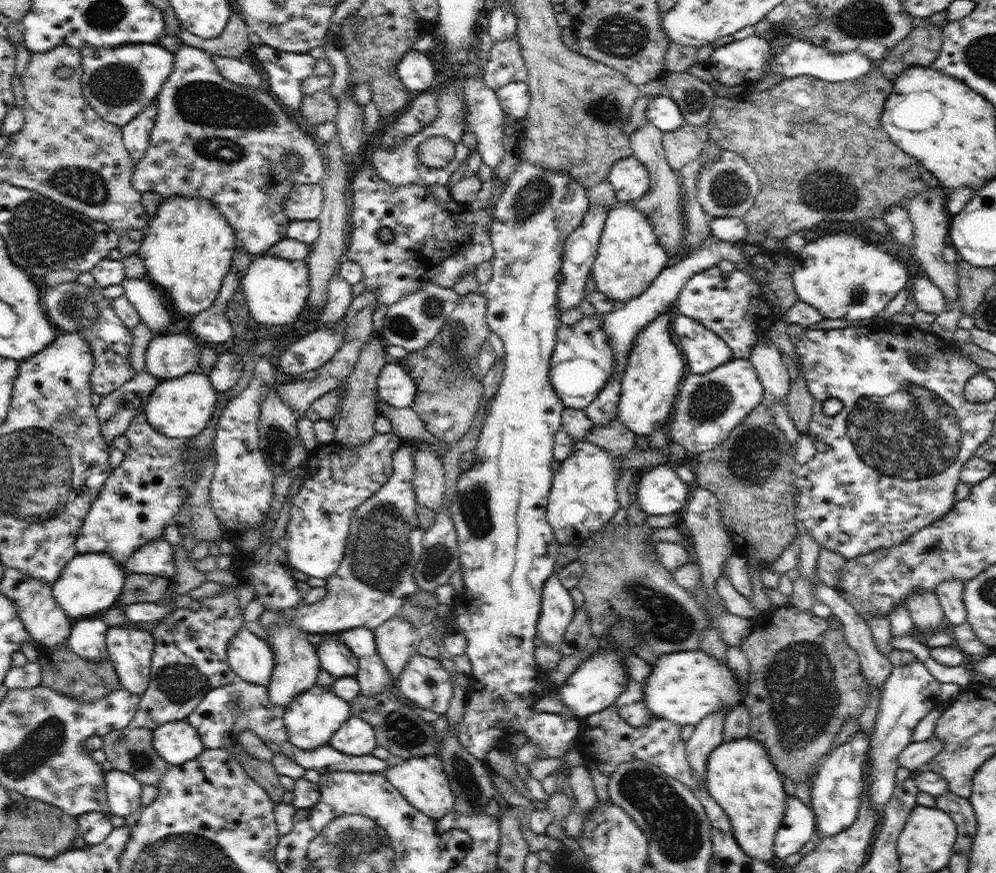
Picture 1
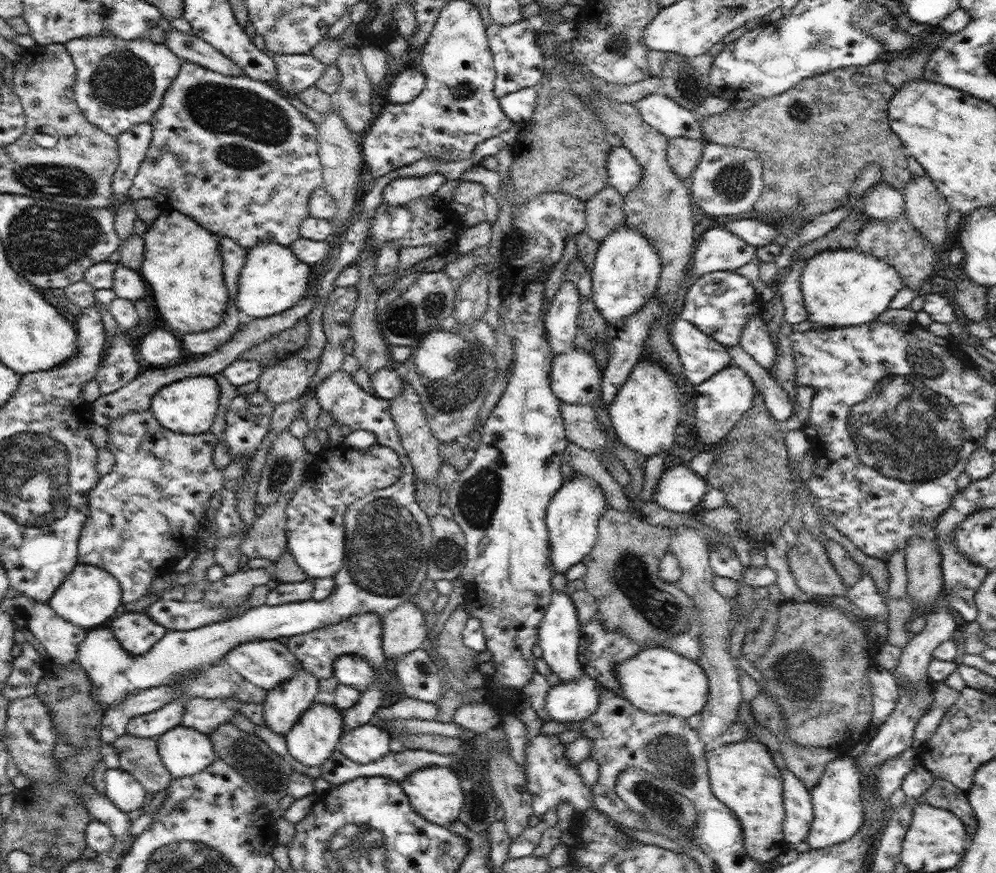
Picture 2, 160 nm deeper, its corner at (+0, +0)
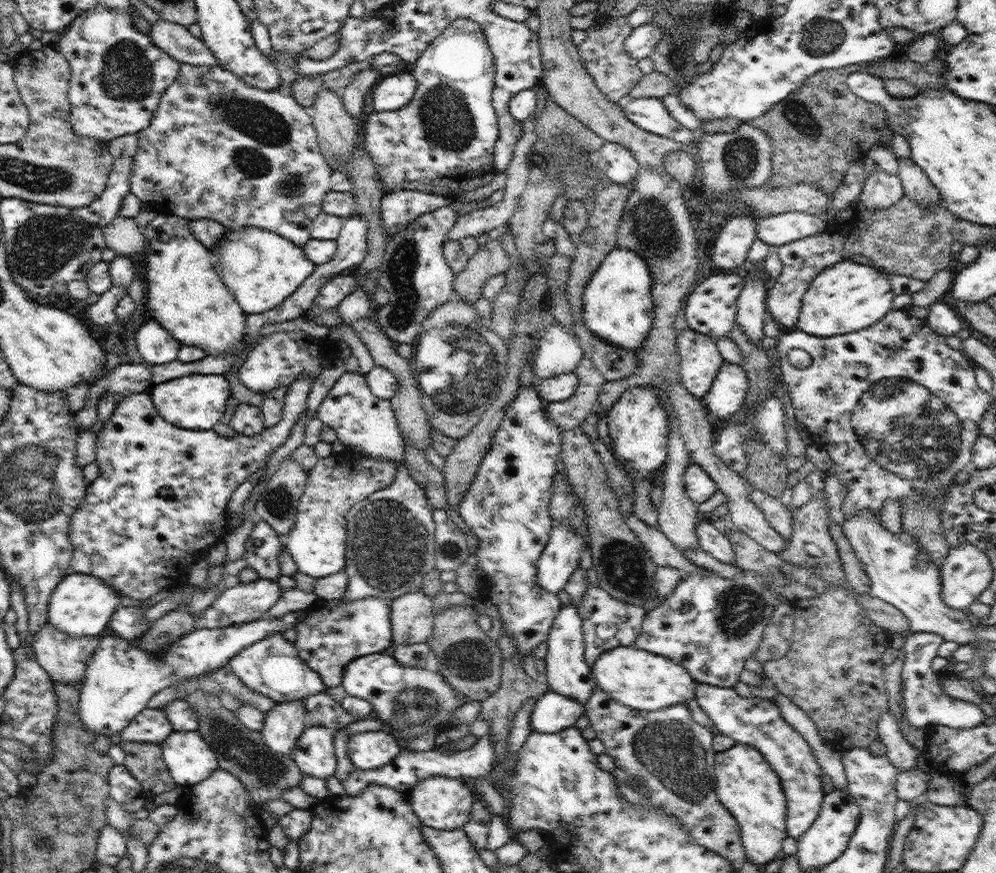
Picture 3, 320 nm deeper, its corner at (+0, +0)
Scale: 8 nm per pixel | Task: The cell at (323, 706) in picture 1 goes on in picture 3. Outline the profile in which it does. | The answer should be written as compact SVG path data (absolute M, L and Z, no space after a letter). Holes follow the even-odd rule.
M307 725L290 756L305 775L326 779L336 772L334 734L324 726Z

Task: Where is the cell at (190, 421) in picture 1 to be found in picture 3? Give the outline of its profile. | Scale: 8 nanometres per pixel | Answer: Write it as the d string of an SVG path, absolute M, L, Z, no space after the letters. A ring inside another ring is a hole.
M192 374L158 384L150 392L156 410L166 422L190 430L205 431L218 424L231 397L229 383L220 374Z

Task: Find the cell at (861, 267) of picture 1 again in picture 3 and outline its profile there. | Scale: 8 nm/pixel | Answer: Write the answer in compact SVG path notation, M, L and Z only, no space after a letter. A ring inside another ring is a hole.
M841 259L813 278L802 299L802 310L795 329L816 337L832 337L857 332L881 320L891 310L894 293L888 277L871 262Z

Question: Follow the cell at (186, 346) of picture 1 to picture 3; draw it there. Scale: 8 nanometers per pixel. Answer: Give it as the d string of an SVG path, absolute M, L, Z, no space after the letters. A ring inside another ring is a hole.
M154 320L136 332L136 348L148 365L166 365L176 360L180 346L181 343Z

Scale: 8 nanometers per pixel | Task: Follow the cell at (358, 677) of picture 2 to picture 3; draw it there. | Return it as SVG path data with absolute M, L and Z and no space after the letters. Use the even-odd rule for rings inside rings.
M383 653L359 656L346 665L341 684L347 694L372 704L375 717L385 722L392 735L403 742L422 736L430 728L451 728L453 712L463 704L453 686L436 671L401 665L393 656Z

